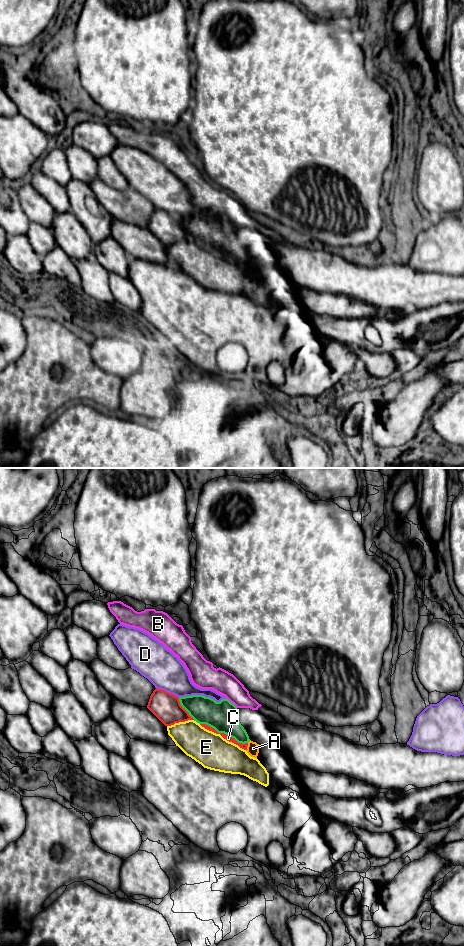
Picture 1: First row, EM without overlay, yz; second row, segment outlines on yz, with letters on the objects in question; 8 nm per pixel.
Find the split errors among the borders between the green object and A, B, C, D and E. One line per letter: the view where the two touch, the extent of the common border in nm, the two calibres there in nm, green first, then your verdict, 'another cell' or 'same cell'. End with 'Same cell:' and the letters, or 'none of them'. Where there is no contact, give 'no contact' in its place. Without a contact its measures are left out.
A: meets green in yz; contact 40 nm long; 200 nm thick on the green side, 100 nm on the other; another cell
B: meets green in yz; contact 130 nm long; 240 nm thick on the green side, 190 nm on the other; another cell
C: meets green in yz; contact 420 nm long; 240 nm thick on the green side, 50 nm on the other; another cell
D: meets green in yz; contact 380 nm long; 240 nm thick on the green side, 220 nm on the other; another cell
E: meets green in yz; contact 70 nm long; 240 nm thick on the green side, 280 nm on the other; another cell
Same cell: none of them

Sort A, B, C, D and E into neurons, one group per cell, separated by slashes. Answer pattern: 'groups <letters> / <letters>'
groups A C / B / D / E

